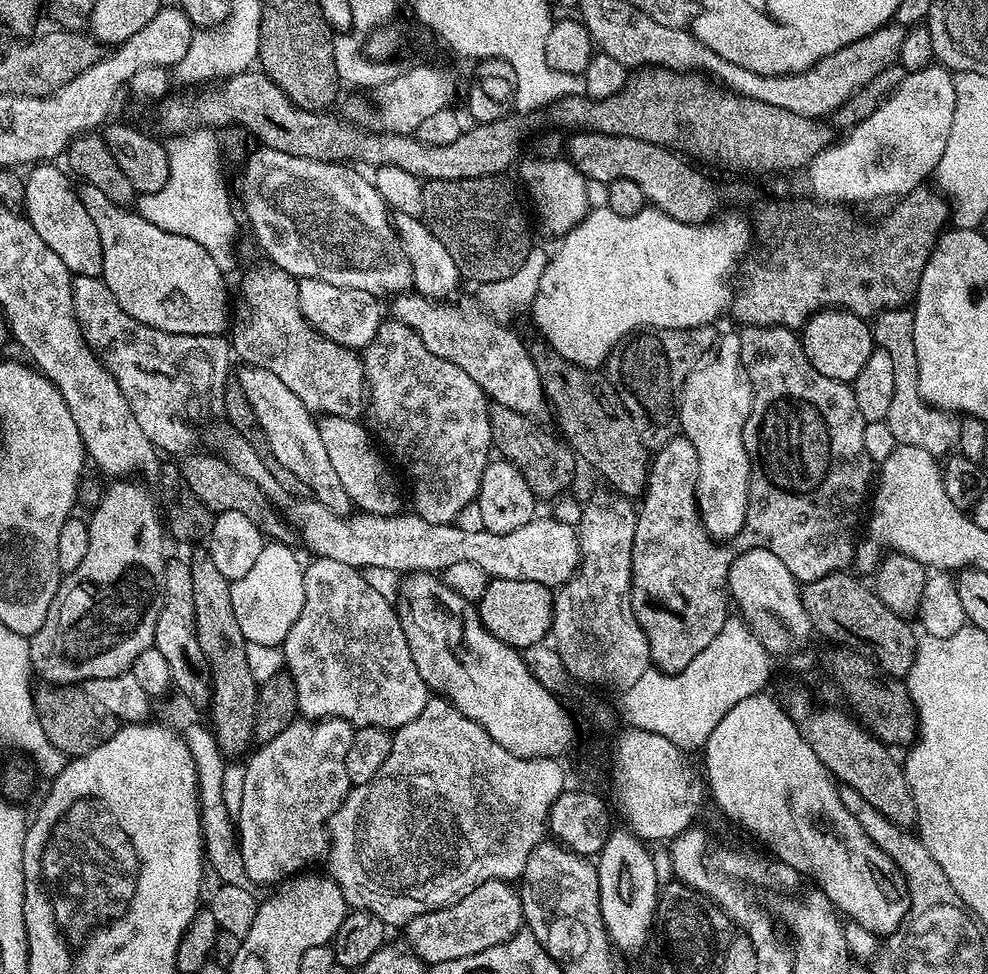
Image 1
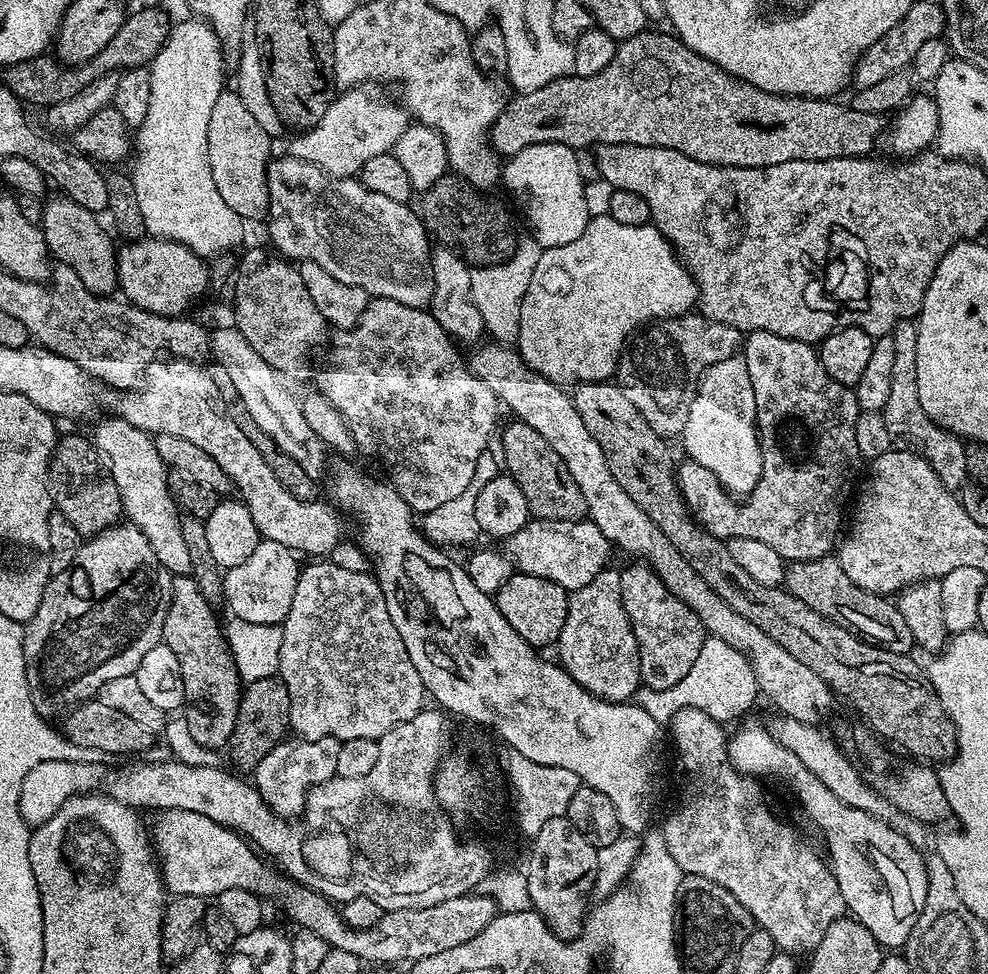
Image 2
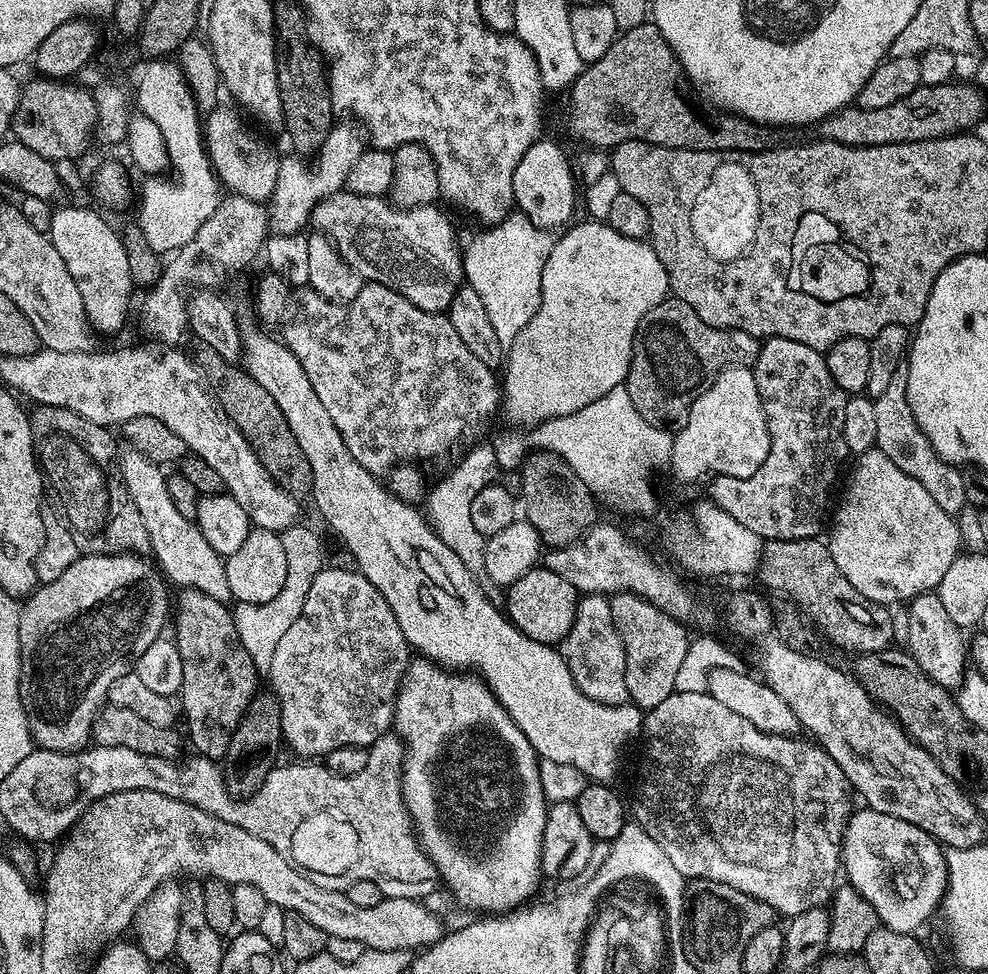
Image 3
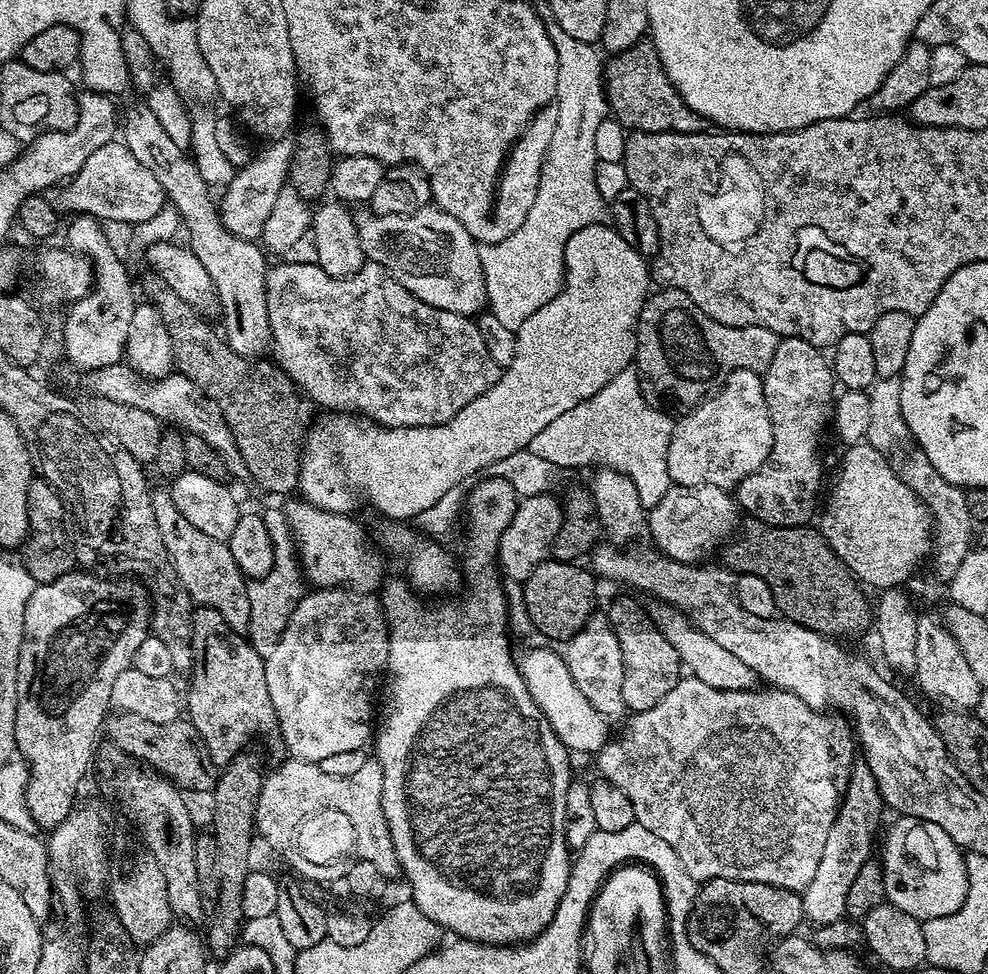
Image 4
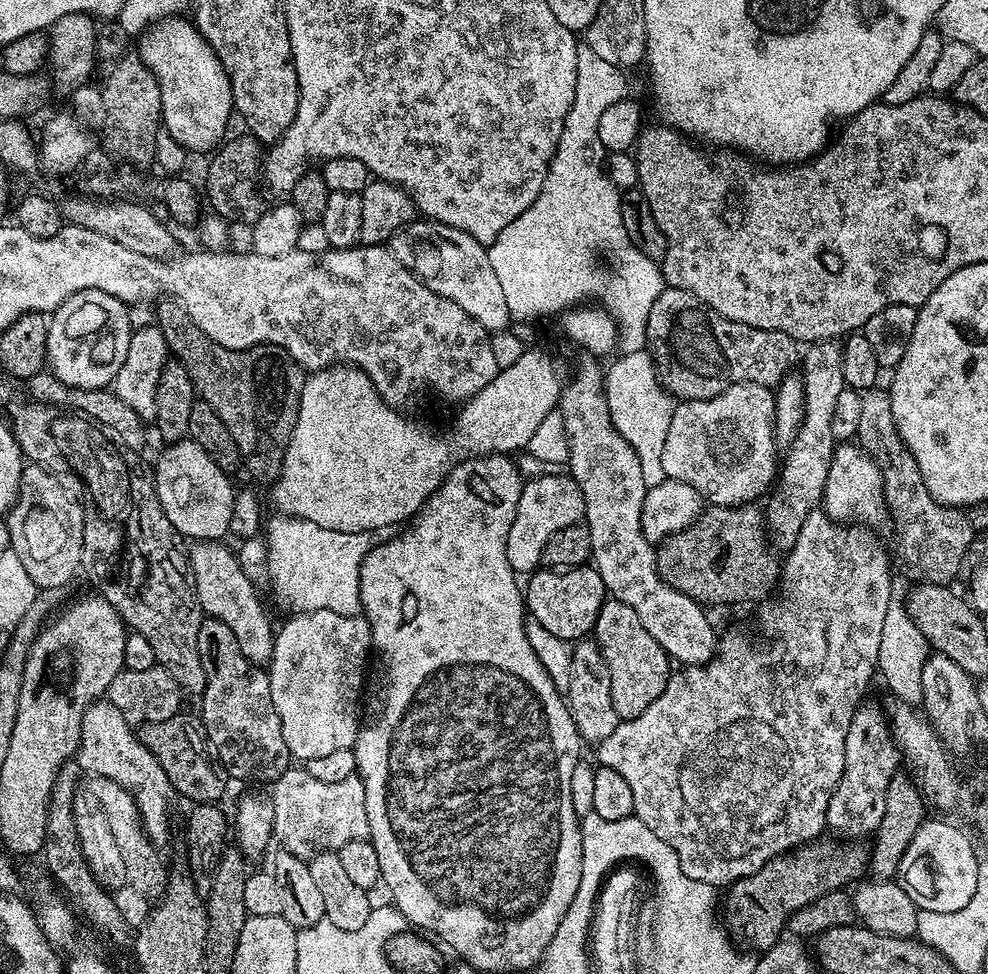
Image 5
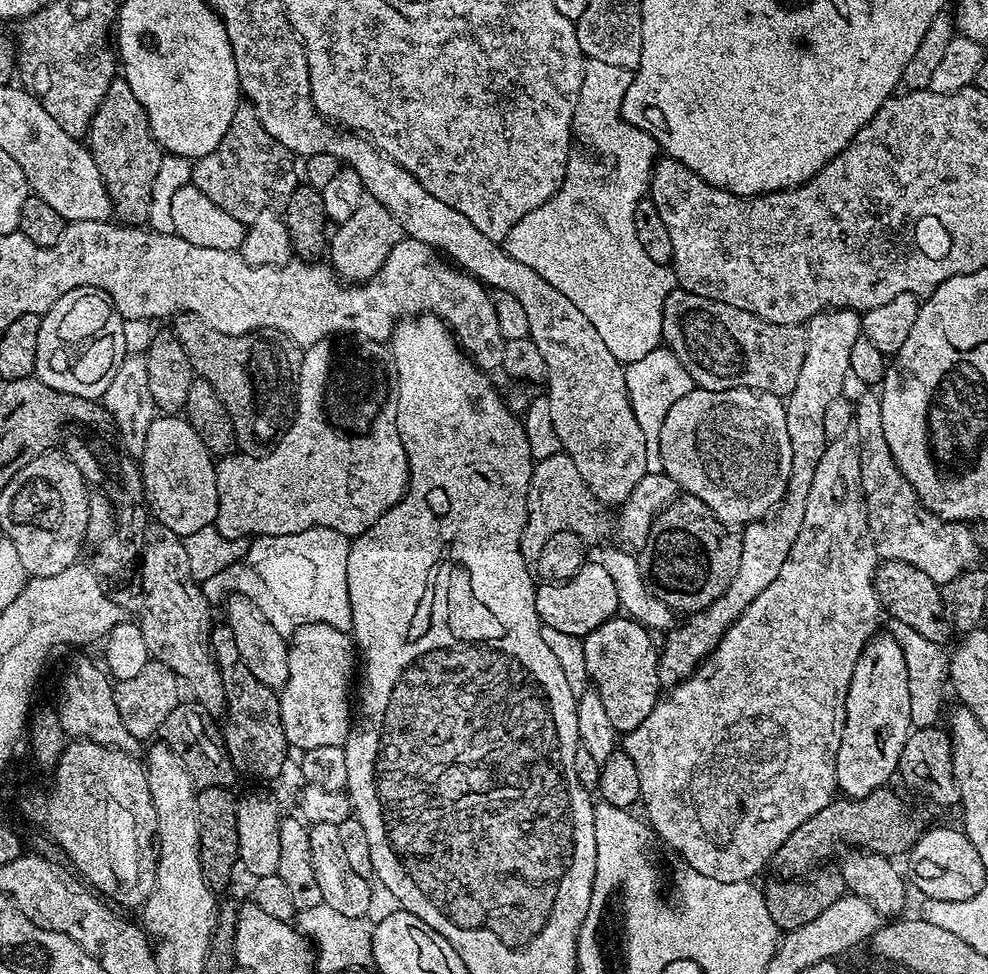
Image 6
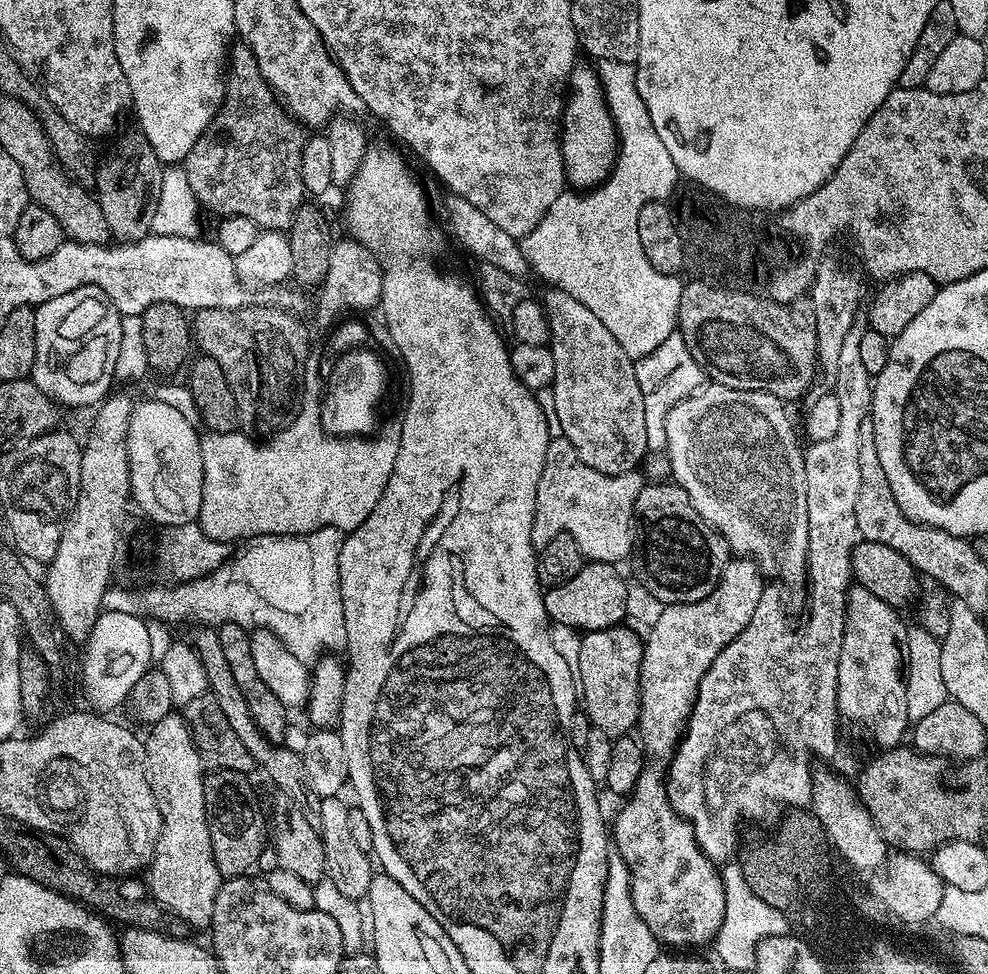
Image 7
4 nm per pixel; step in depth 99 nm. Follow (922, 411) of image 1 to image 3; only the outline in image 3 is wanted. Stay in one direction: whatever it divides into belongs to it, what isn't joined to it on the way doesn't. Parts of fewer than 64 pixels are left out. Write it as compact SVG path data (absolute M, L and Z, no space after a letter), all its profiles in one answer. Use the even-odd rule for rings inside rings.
M907 363L900 364L898 370L894 370L894 378L890 378L890 386L886 386L885 392L875 397L874 406L876 424L878 425L878 438L876 448L898 466L898 470L906 470L910 478L918 478L922 486L930 493L930 498L942 506L942 510L953 514L960 514L966 508L968 499L966 489L962 486L962 474L957 465L946 462L930 446L926 434L918 426L914 418L914 410L910 410L910 402L906 394L906 382L908 381Z

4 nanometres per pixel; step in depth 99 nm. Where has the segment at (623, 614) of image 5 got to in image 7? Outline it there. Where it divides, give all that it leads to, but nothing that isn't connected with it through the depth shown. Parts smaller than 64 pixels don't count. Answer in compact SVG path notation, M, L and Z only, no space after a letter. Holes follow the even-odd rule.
M617 626L603 628L581 635L578 650L578 666L574 670L578 677L578 696L582 701L582 711L588 716L591 727L602 730L608 739L617 740L620 736L629 735L636 728L636 719L640 713L640 667L644 653L644 640L632 628Z

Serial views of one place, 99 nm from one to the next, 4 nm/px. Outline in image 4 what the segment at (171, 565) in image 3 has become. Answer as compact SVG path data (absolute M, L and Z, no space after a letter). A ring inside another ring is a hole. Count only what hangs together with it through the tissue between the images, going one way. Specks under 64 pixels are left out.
M153 491L152 505L158 532L162 534L162 542L168 551L168 559L172 561L180 585L190 594L193 605L218 610L218 614L226 618L226 626L230 626L230 630L247 633L250 626L249 581L241 572L238 562L234 562L234 554L230 554L227 543L210 538L210 534L202 534L198 526L190 526L190 522L186 522L186 518L182 518L174 506L167 491Z

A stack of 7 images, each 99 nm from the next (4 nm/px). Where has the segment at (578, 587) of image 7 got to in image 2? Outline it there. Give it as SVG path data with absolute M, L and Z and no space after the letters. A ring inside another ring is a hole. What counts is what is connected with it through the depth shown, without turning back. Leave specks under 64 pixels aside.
M517 571L508 577L507 582L496 591L494 597L498 610L528 645L537 650L545 650L559 641L562 626L566 626L568 613L568 589L550 582L546 578L528 576L525 572Z

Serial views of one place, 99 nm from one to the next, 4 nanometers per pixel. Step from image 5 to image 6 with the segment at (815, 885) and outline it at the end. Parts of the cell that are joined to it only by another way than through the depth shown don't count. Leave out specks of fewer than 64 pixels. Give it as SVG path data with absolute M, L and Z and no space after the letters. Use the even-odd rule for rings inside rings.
M885 786L879 788L878 790L874 790L871 794L869 794L866 798L862 798L861 800L854 800L851 798L834 798L832 799L826 807L822 810L818 810L818 814L814 814L814 818L806 818L806 822L802 822L802 826L798 826L798 830L794 830L794 834L790 834L790 838L786 838L786 842L782 842L782 846L778 846L778 850L776 853L773 854L772 859L770 861L770 868L773 868L774 871L777 872L775 874L777 877L780 878L800 878L803 877L805 874L811 873L813 869L817 867L821 862L819 860L824 860L827 858L828 855L831 854L832 851L836 848L836 843L839 840L845 840L846 843L852 844L848 846L855 846L857 849L860 850L867 850L869 853L875 854L877 856L886 856L889 858L897 858L896 856L903 857L905 853L911 849L912 845L916 843L917 840L920 839L922 835L922 828L919 828L918 825L915 824L914 821L908 817L908 808L904 805L904 800L902 797L899 796L896 792L891 792L891 787Z

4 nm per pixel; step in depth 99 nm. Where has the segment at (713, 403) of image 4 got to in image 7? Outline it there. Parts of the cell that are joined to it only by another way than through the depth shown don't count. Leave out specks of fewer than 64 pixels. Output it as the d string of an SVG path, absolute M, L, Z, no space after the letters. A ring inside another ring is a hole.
M711 382L680 400L666 418L664 448L671 464L671 479L690 498L694 510L726 538L737 557L753 560L765 577L796 580L808 571L806 470L802 444L796 441L785 401L774 394L734 390Z

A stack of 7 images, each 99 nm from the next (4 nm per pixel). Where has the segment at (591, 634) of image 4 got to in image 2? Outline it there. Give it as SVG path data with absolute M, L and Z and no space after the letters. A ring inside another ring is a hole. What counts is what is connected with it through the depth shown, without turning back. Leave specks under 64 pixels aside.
M609 566L599 572L594 582L586 582L568 597L566 626L558 641L559 663L591 696L612 704L631 701L641 687L640 651L630 618L622 606L620 572Z

